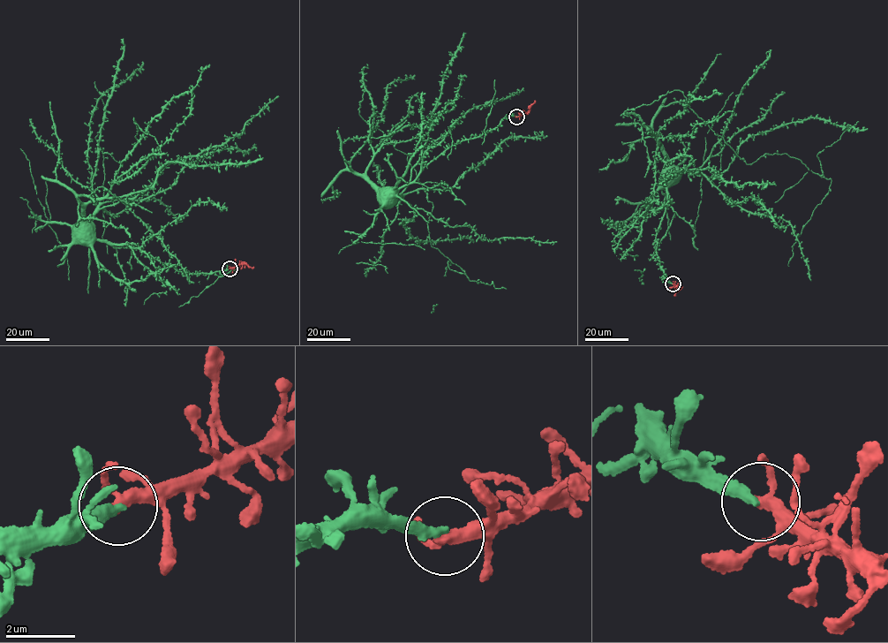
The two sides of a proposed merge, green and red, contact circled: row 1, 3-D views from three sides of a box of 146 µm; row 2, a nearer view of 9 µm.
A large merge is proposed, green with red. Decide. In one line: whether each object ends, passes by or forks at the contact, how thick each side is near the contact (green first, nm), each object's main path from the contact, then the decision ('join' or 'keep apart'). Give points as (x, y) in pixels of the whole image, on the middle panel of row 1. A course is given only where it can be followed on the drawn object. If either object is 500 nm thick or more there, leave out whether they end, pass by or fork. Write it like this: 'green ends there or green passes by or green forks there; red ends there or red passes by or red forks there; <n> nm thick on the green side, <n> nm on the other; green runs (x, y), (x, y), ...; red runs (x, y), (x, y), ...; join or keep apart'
green ends there; red passes by; 300 nm thick on the green side, 280 nm on the other; green runs (516, 117), (502, 118), (496, 127), (445, 150), (423, 167), (415, 179), (391, 194); red runs (516, 117), (528, 112), (535, 100); join

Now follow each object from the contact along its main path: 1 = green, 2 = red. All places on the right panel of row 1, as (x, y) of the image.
1: (672, 283), (663, 276), (655, 241), (667, 200), (667, 185), (675, 173)
2: (673, 283), (680, 289), (674, 295)

